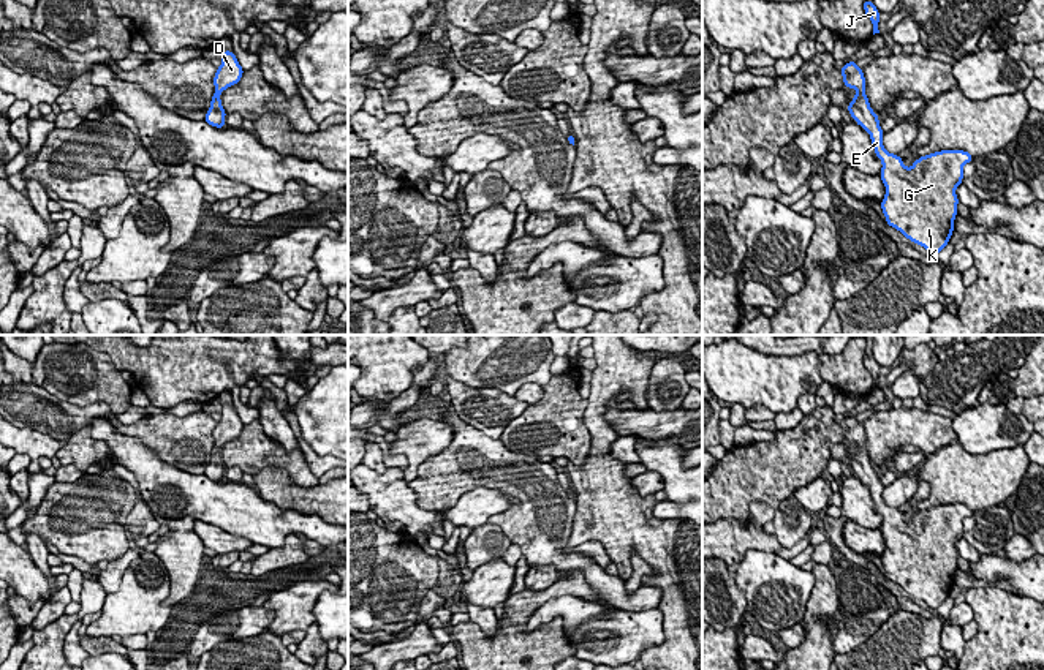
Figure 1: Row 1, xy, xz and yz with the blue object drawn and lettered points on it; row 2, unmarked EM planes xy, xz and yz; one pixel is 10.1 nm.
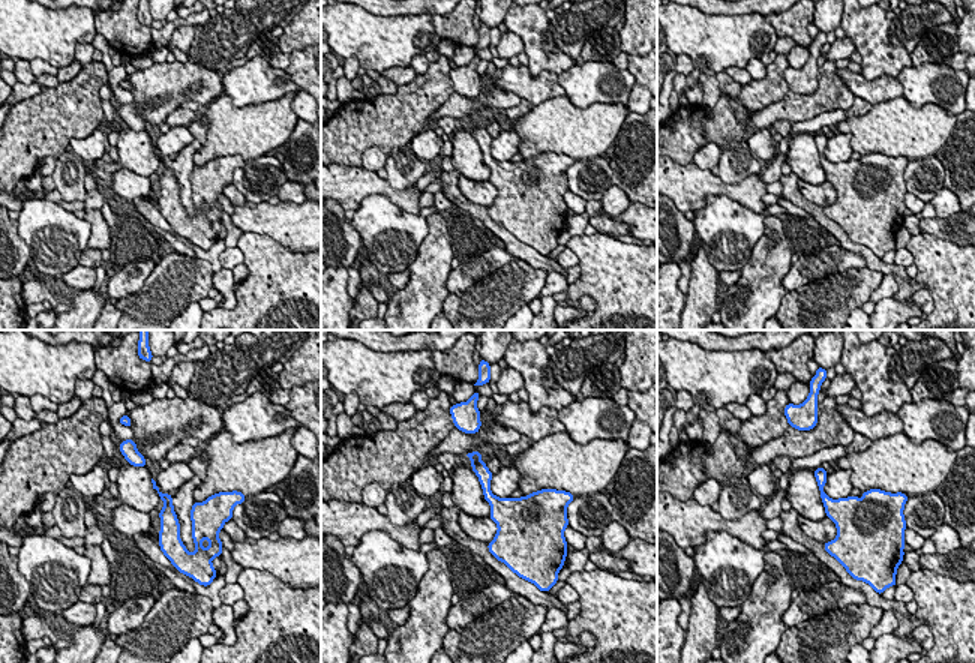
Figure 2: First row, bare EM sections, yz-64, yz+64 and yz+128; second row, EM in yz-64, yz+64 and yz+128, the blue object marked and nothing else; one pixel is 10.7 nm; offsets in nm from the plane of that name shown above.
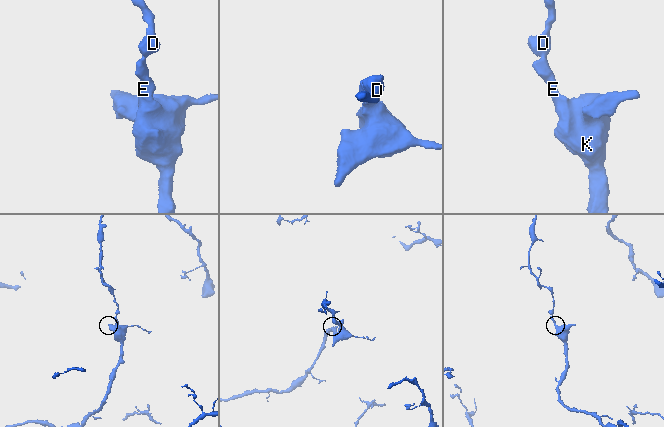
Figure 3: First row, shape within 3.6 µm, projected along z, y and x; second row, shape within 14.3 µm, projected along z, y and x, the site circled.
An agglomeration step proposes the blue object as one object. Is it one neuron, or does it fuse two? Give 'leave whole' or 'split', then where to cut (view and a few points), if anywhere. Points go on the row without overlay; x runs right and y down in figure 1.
leave whole | no cut

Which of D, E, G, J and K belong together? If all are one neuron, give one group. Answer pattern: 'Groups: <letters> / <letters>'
Groups: D E G J K

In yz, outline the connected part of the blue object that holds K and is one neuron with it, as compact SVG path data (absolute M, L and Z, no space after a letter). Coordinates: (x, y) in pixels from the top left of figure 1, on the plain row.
M854 414L840 423L845 441L857 447L846 461L856 477L872 493L876 512L881 514L881 534L886 540L881 563L886 577L911 596L938 608L954 586L959 551L955 542L963 534L963 520L973 515L965 504L941 504L919 510L911 521L883 499L884 485L865 449L865 430Z

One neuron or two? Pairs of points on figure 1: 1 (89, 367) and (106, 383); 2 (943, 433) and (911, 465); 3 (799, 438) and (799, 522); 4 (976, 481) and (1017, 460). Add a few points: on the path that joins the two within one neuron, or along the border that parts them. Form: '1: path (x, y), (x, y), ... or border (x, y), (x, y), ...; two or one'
1: path (94, 372), (102, 380); one
2: border (918, 447), (926, 454); two
3: border (791, 493), (775, 509); two
4: path (986, 481), (1008, 466); one

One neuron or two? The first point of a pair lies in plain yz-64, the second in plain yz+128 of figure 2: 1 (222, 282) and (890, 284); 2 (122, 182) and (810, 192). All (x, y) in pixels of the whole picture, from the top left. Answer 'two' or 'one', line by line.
1: one
2: one

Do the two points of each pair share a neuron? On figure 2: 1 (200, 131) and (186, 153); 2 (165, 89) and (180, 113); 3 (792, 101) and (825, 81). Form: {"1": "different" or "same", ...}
{"1": "same", "2": "different", "3": "same"}

